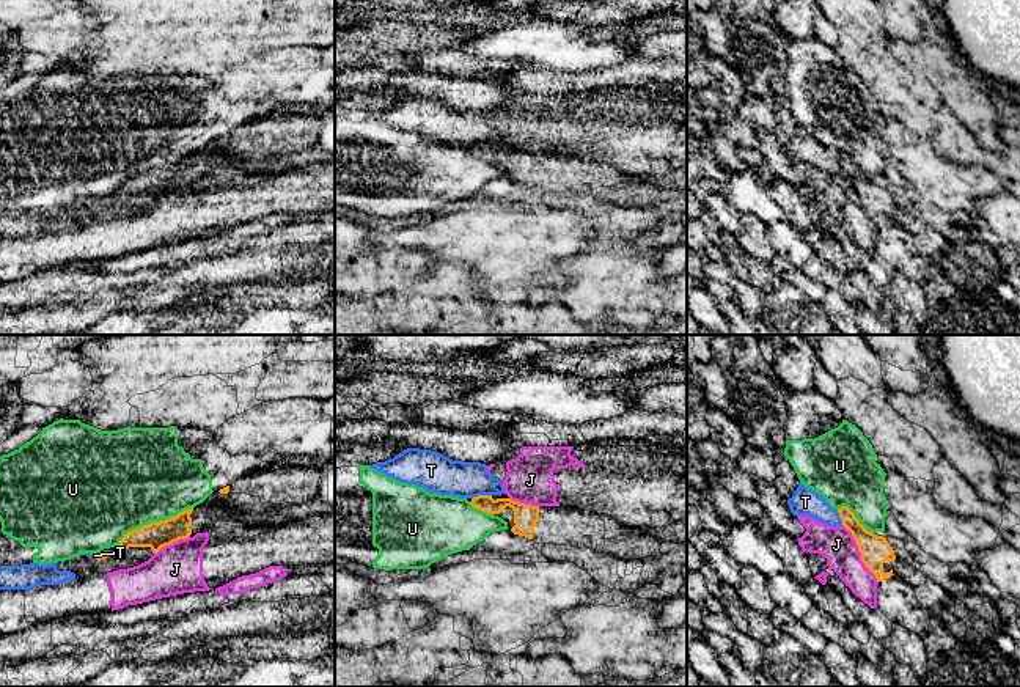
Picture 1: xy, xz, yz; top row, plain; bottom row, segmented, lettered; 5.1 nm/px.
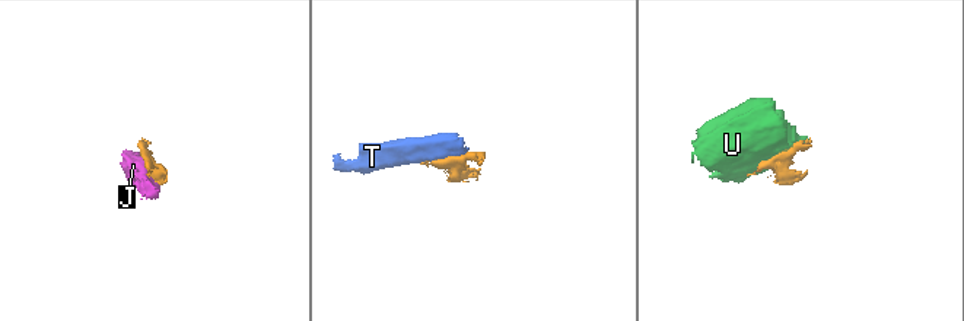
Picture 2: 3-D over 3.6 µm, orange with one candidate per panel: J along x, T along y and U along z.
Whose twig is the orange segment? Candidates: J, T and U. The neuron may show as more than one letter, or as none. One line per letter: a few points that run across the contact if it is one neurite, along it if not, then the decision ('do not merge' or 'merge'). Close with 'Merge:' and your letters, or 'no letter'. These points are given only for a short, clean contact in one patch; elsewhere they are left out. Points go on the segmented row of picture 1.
J: do not merge
T: do not merge
U: do not merge
Merge: no letter

